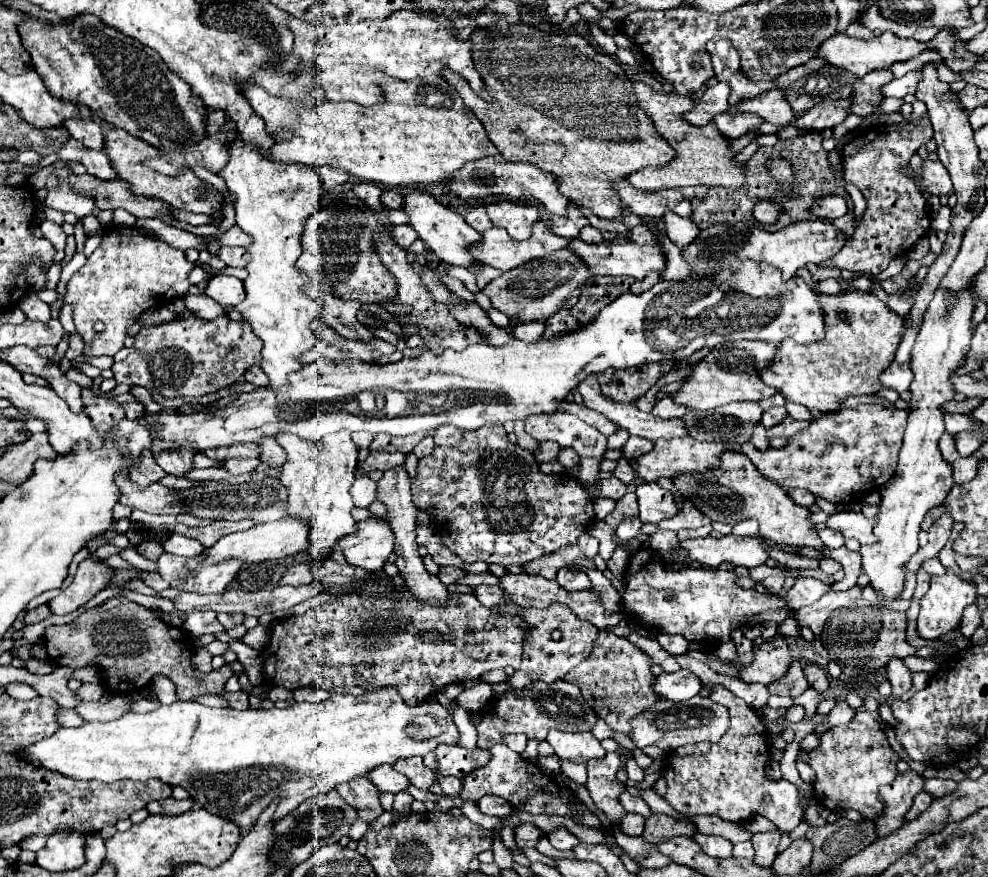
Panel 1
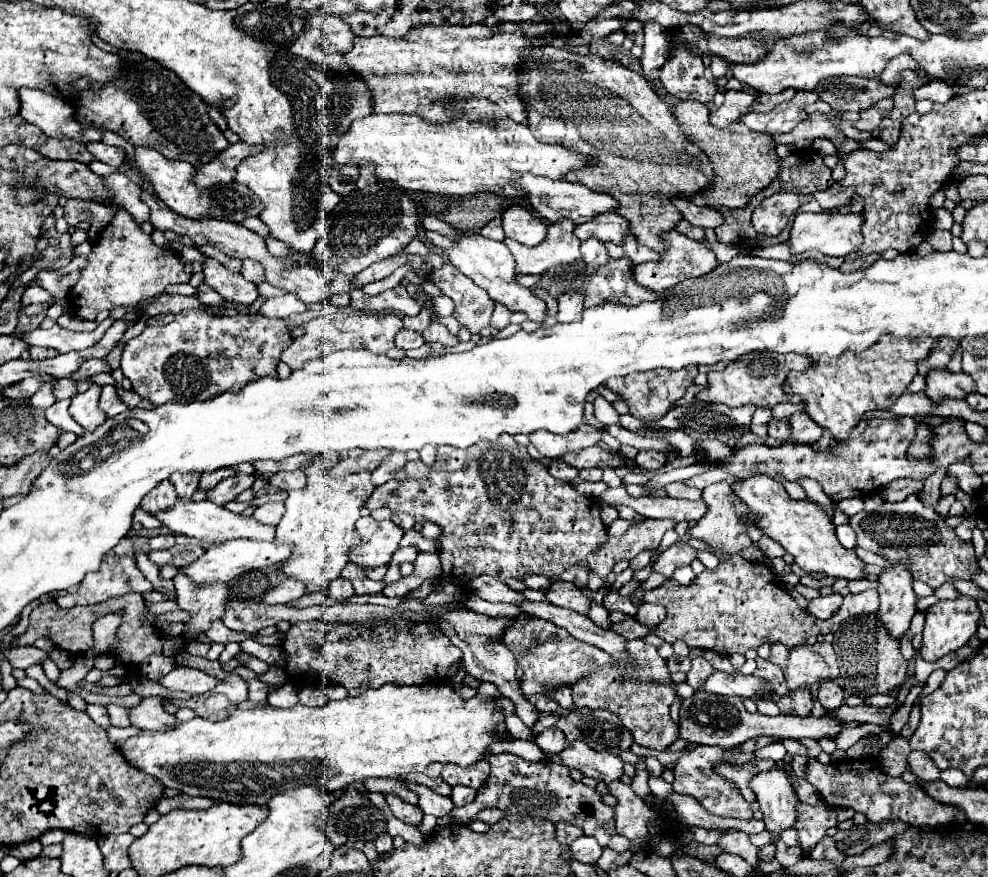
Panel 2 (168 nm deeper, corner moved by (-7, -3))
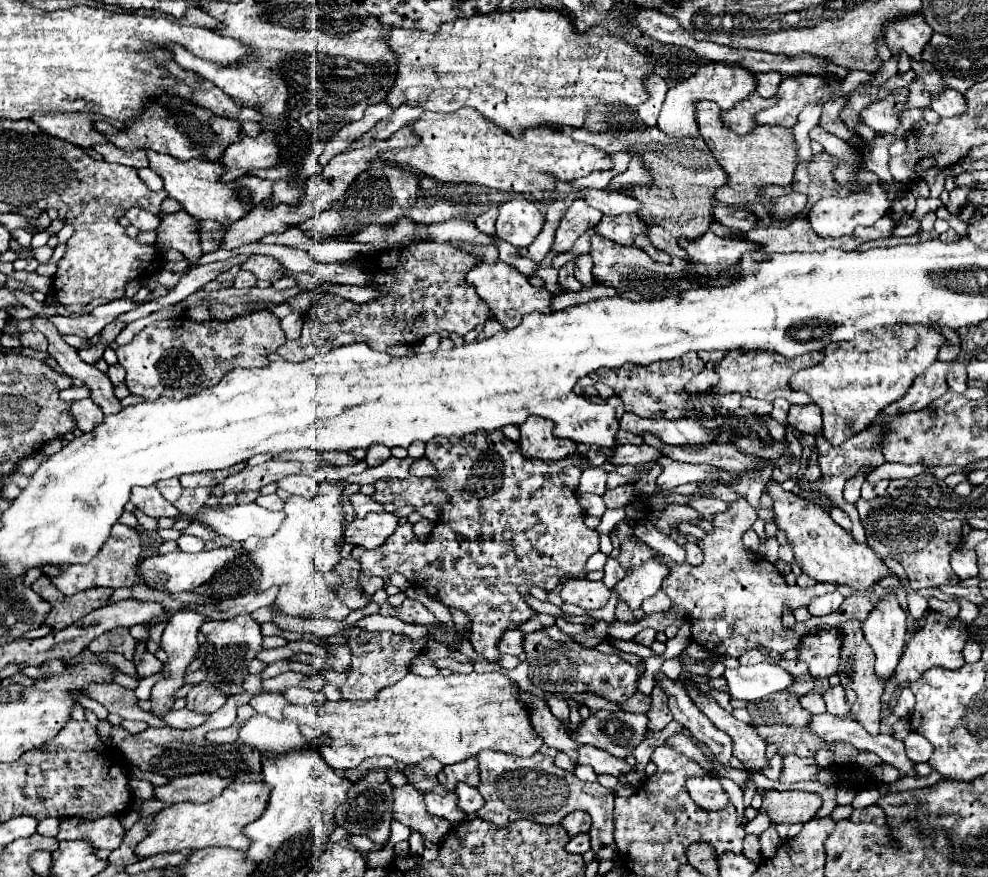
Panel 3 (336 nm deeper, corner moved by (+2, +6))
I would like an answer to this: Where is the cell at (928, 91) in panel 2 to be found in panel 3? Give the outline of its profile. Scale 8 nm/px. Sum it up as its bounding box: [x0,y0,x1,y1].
[930,89,966,117]

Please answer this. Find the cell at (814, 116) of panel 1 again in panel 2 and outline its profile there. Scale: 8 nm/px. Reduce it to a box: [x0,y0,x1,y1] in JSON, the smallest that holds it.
[855,98,891,132]

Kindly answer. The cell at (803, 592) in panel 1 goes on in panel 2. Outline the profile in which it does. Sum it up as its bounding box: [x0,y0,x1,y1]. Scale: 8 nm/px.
[807,592,843,620]

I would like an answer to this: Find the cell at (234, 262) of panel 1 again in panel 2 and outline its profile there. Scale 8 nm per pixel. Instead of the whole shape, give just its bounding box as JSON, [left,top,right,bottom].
[241,258,265,284]

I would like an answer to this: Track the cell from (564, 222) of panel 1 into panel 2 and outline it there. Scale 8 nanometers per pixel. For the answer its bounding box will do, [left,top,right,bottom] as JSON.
[573,212,629,244]

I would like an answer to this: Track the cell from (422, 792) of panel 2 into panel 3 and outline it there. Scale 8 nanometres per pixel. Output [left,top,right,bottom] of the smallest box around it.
[424,793,468,825]

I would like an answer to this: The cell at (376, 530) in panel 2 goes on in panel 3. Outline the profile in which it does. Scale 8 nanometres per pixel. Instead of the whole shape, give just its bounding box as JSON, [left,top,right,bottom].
[344,513,398,549]

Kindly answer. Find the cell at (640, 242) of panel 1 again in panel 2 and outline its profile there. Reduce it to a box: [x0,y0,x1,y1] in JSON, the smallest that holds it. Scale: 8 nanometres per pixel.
[633,230,717,292]

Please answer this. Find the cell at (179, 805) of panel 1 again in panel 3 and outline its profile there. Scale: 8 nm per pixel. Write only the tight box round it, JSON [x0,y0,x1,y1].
[156,773,234,805]

